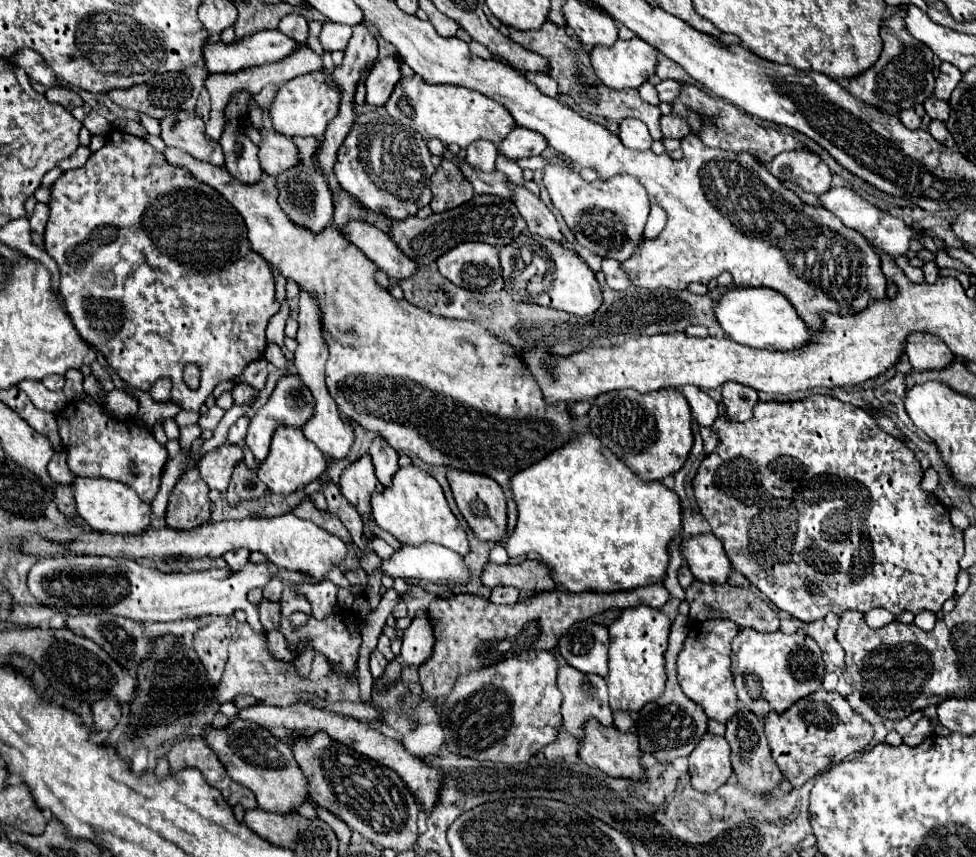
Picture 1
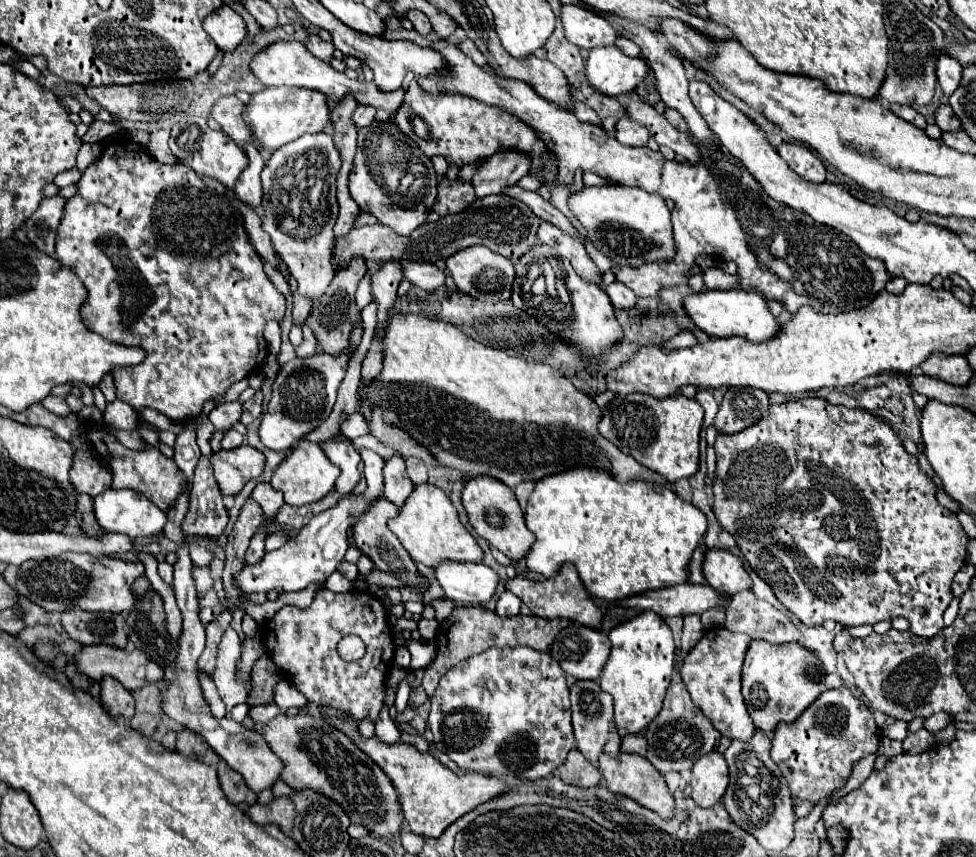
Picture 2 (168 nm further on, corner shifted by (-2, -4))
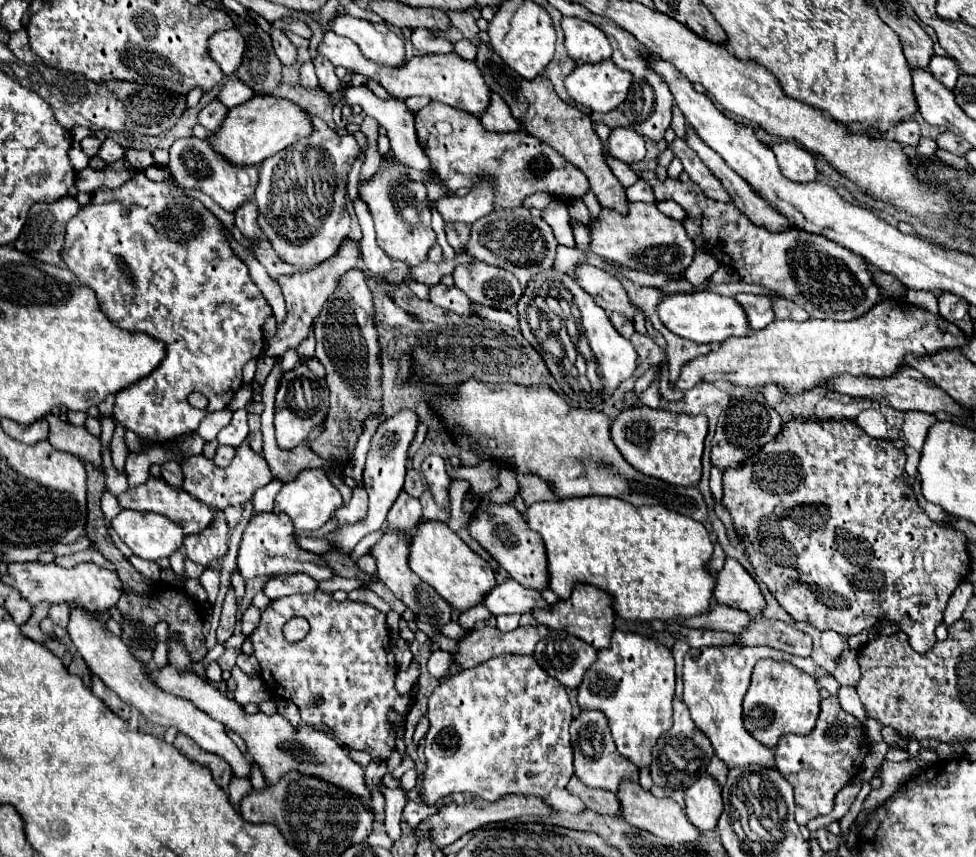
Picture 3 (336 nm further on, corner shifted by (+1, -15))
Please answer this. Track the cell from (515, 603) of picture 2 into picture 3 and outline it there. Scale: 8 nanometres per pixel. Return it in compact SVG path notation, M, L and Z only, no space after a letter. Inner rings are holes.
M512 613L512 615L498 615L496 621L498 621L496 627L498 627L500 631L514 631L514 629L518 627L520 615L516 615L516 613Z

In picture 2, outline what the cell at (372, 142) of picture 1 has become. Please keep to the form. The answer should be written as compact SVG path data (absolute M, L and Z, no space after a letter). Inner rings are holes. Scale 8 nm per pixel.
M375 122L367 128L359 128L357 138L357 154L353 160L353 170L349 176L349 190L353 200L369 210L383 226L389 226L393 232L409 236L415 228L423 226L427 222L427 216L433 208L435 196L437 196L437 174L433 170L433 164L423 152L419 152L417 144L411 142L409 136L405 136L397 124L393 122Z

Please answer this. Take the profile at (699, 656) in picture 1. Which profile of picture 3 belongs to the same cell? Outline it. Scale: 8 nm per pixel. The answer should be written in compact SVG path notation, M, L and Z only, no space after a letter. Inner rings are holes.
M740 645L700 647L700 649L690 649L684 657L684 695L682 699L688 705L696 727L712 741L716 755L728 767L748 765L748 763L756 763L762 767L774 767L774 753L762 743L758 743L756 739L752 739L752 735L748 735L742 723L742 697L748 689L754 665L762 657L790 661L810 675L816 671L816 663L812 659L786 655L770 647L740 647Z

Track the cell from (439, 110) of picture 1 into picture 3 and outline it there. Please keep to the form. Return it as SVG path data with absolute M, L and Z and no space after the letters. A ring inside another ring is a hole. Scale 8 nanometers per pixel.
M430 103L414 113L416 137L426 151L432 169L448 191L460 187L472 187L472 183L484 175L496 181L496 205L514 209L522 207L522 201L534 193L552 193L560 199L580 199L588 189L588 179L582 171L572 167L564 157L544 141L528 135L526 131L516 133L494 133L486 131L476 115L456 111L442 103Z

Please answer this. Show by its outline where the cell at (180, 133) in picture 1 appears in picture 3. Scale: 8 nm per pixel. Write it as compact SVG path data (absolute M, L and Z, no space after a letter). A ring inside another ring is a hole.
M194 135L176 139L170 147L170 163L168 169L176 183L186 189L198 189L212 197L224 211L236 211L242 203L254 199L254 189L258 183L258 167L236 167L228 159L224 159L208 139L198 139Z

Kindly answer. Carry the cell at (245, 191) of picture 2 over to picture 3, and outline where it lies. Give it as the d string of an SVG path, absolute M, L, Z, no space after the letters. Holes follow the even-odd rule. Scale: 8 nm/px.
M252 201L244 203L240 207L240 211L234 211L234 223L242 231L242 235L248 239L260 239L262 237L262 231L256 223L256 217L258 217L258 211L256 211L256 205Z

